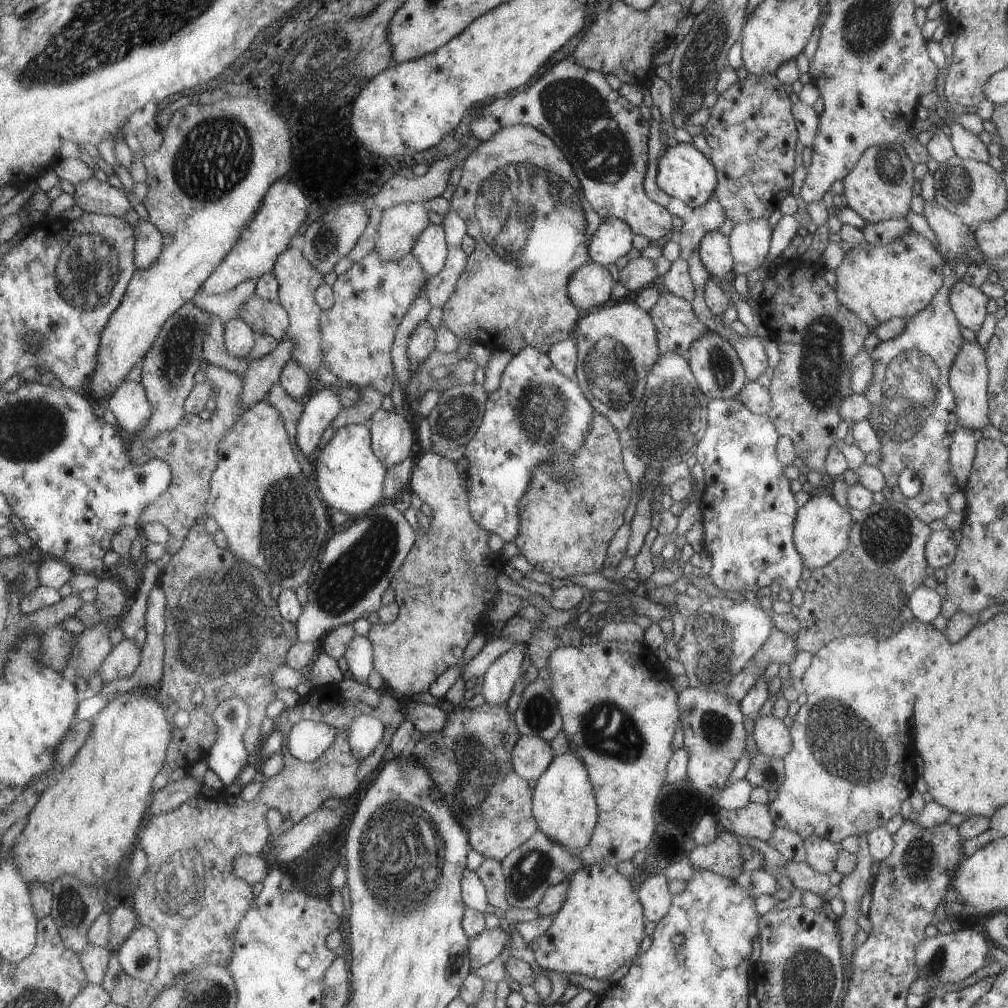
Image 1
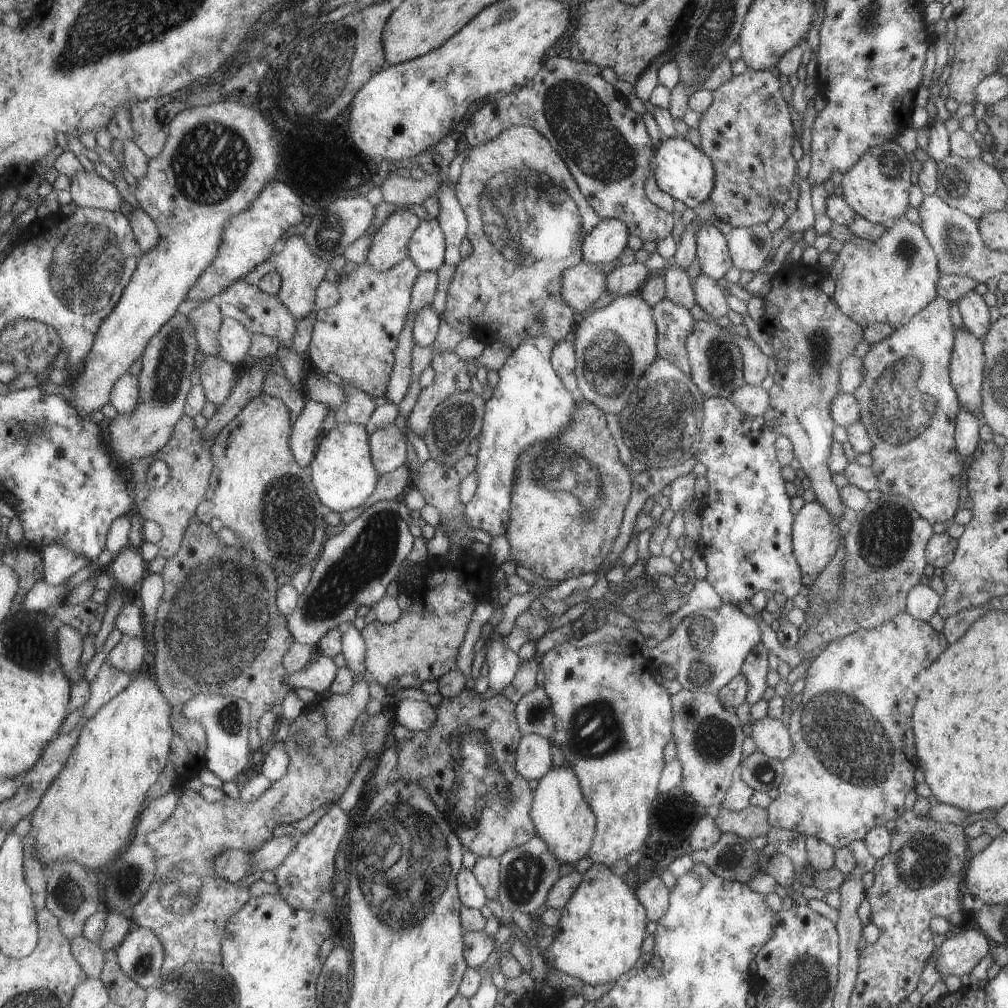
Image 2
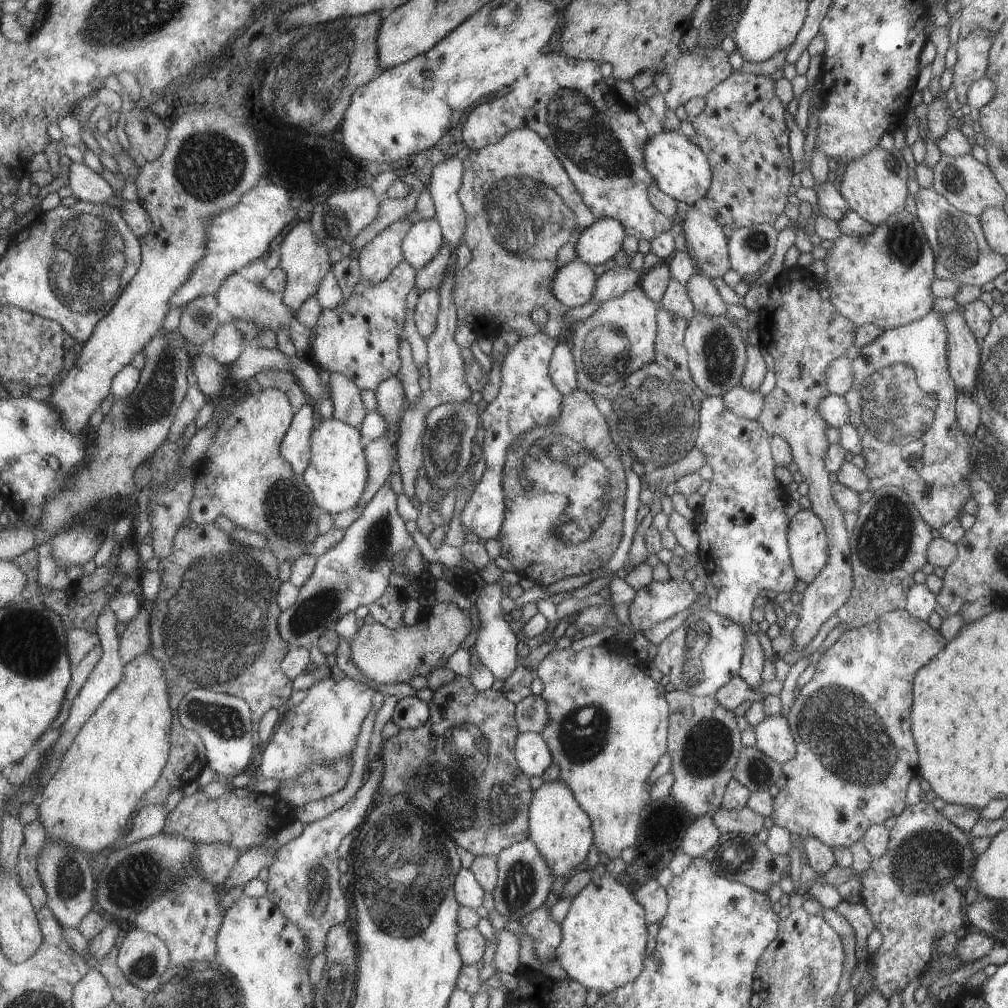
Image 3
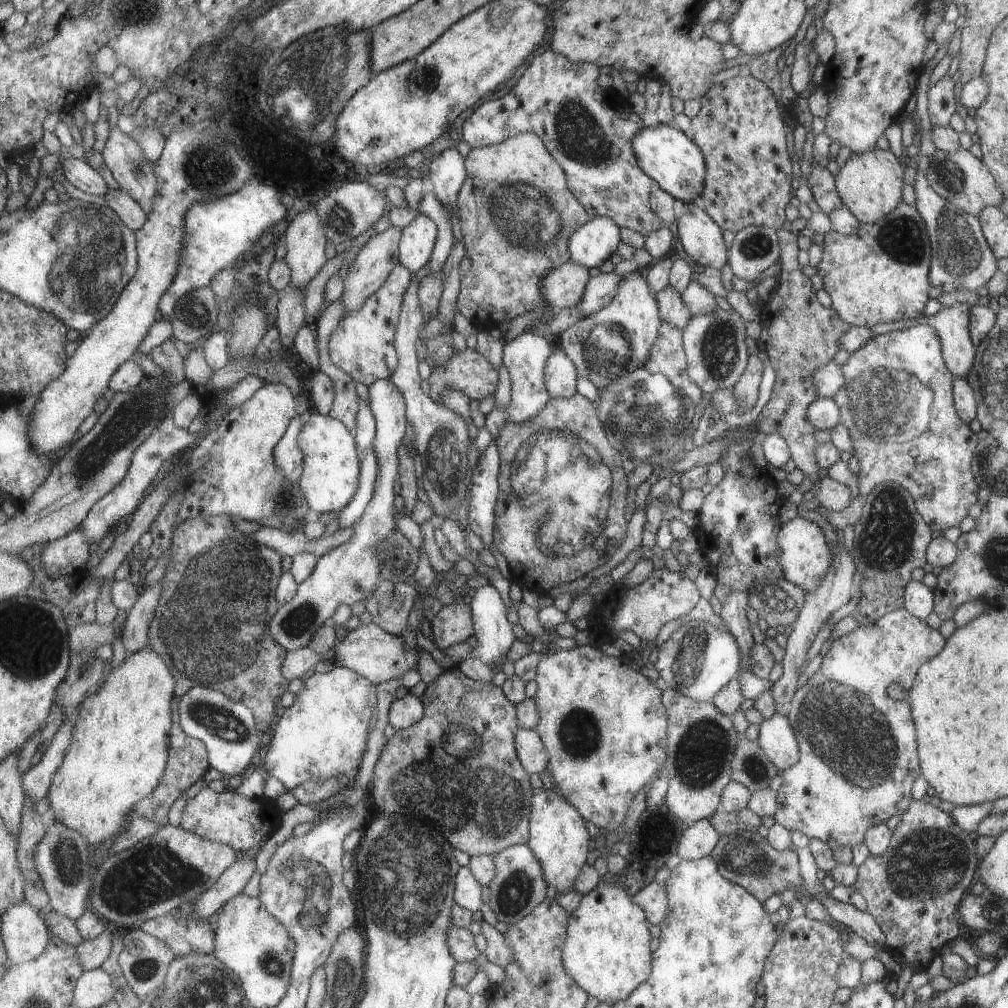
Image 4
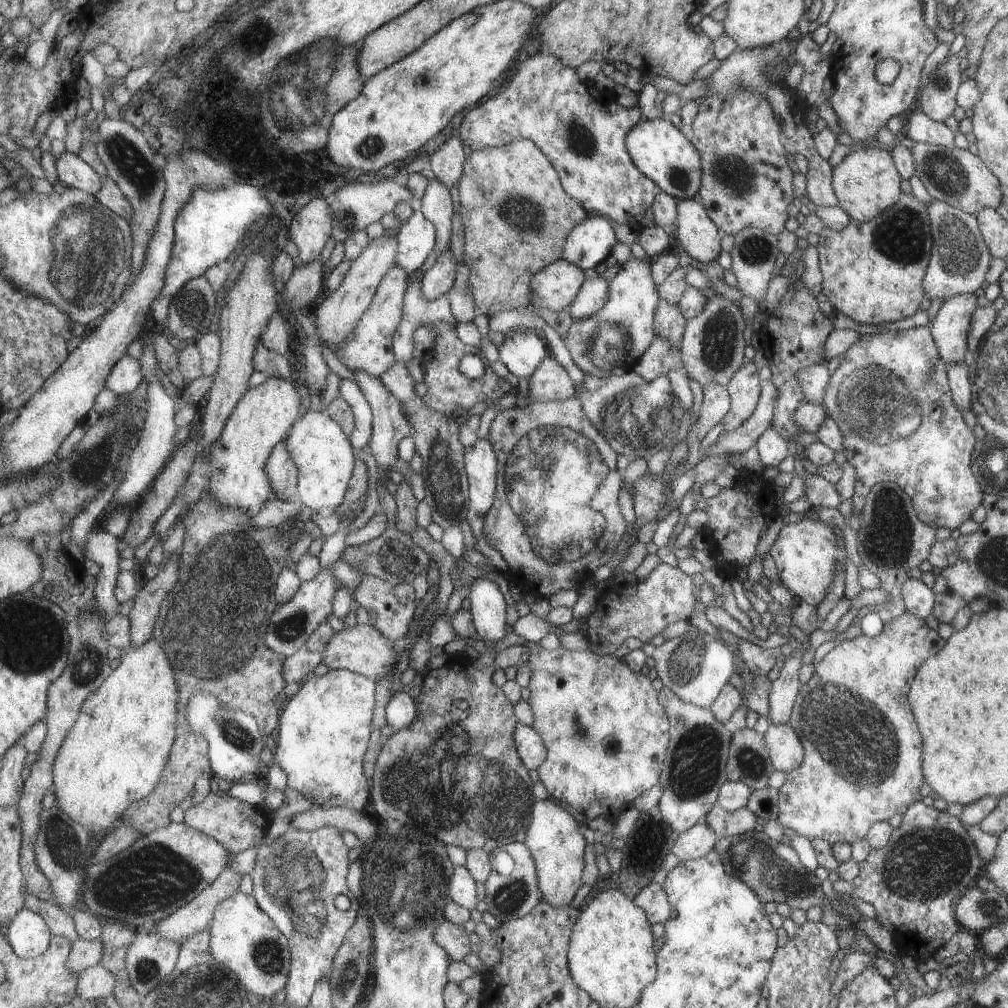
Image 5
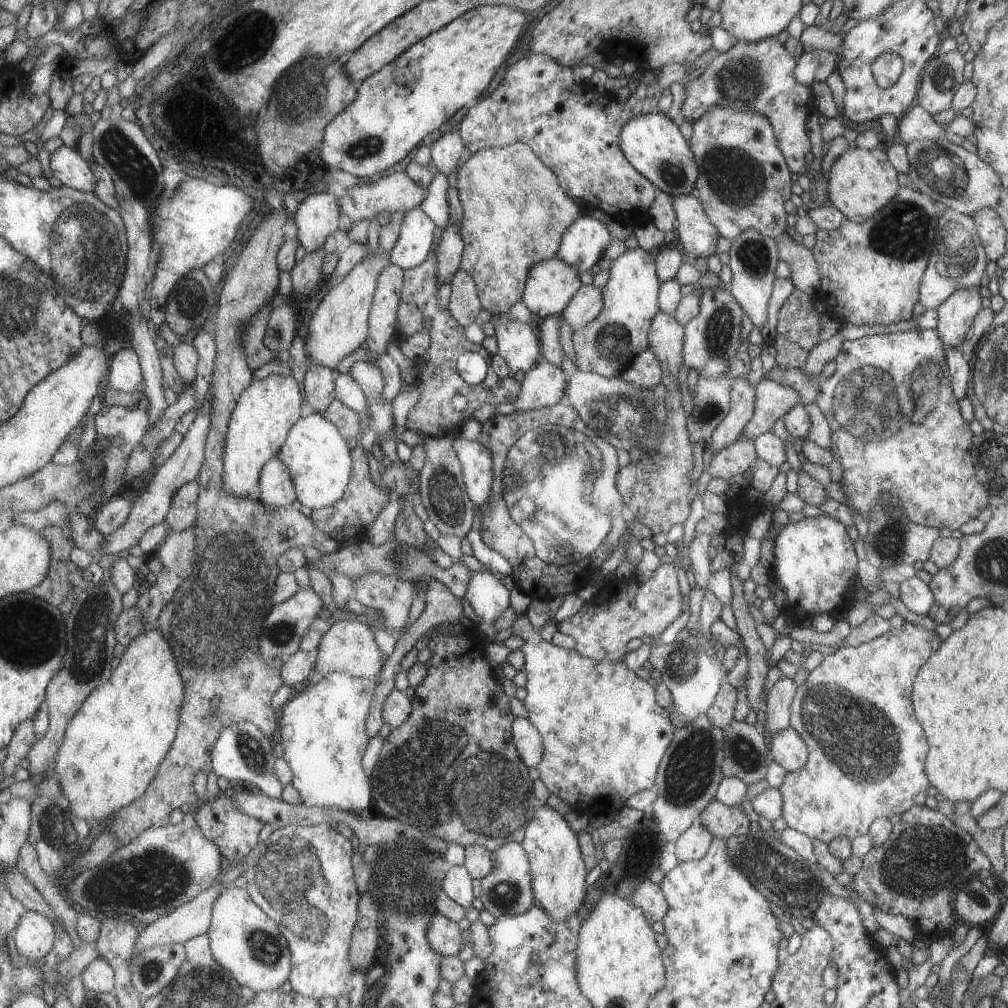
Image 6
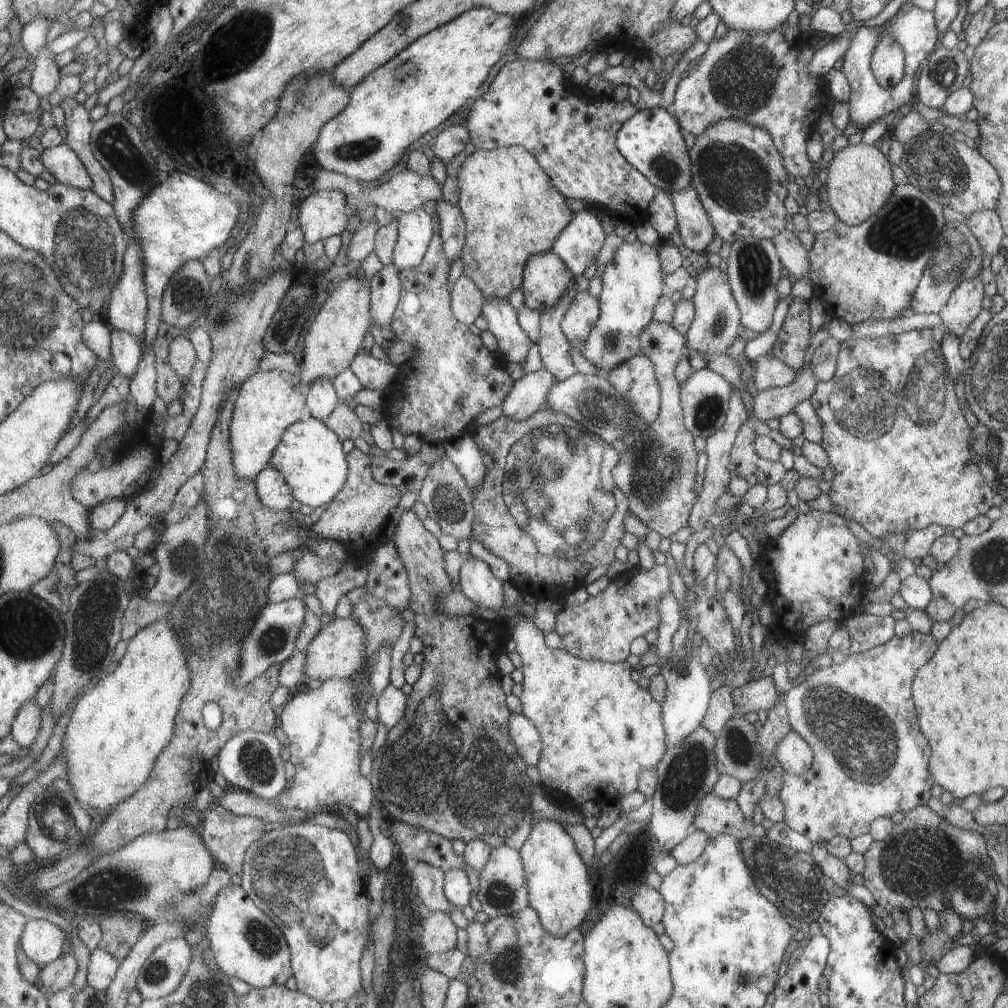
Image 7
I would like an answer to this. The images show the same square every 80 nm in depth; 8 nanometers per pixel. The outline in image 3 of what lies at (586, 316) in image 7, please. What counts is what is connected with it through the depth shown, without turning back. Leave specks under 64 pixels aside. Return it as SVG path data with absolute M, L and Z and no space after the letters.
M615 267L598 277L596 292L592 300L599 304L621 296L635 283L639 284L643 270L631 270L629 267Z

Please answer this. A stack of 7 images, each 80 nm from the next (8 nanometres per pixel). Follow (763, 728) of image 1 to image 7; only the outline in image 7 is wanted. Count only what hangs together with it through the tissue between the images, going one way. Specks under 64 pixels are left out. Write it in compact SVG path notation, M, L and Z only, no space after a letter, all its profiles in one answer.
M791 730L777 743L773 759L779 762L785 774L802 775L812 765L813 756L812 747Z

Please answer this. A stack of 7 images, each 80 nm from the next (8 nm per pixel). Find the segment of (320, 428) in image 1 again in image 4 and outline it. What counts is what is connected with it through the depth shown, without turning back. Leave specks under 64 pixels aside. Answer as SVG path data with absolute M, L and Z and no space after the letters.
M298 414L289 428L286 435L277 444L274 450L276 465L284 471L287 480L292 485L297 485L301 475L304 473L304 458L305 455L298 445L298 436L302 431L304 422L308 414Z

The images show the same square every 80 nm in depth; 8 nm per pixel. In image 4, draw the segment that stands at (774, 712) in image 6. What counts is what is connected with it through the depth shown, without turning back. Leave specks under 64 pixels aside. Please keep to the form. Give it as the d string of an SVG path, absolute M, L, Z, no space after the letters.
M836 544L837 555L833 556L833 562L829 565L829 570L824 574L818 588L811 593L805 593L804 605L794 622L791 624L792 631L786 637L785 653L781 662L782 673L781 676L772 684L770 693L775 703L775 713L783 715L789 710L793 693L795 692L795 681L797 680L797 672L799 668L804 665L803 661L806 659L805 653L809 650L815 634L823 622L828 620L832 612L841 608L845 604L854 590L851 576L854 572L854 562L848 555L849 552L842 552Z

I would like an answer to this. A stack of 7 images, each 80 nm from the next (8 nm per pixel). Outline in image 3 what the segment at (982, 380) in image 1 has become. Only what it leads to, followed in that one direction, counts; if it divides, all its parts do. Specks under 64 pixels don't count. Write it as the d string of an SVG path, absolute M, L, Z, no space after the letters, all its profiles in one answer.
M961 308L944 313L948 334L948 367L957 390L971 394L979 370L980 343L967 328Z

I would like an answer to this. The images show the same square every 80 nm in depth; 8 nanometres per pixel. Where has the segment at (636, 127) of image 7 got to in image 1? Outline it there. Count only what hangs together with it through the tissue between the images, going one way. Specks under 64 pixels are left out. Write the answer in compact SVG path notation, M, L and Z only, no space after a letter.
M669 142L666 149L658 156L656 185L666 195L678 198L694 209L705 204L713 194L715 186L715 167L710 159L705 158L697 148L688 143Z

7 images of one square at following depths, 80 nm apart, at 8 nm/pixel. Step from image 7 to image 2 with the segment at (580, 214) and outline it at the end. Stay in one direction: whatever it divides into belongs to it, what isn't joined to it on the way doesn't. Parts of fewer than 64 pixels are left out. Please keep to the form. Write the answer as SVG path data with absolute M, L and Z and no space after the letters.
M602 219L585 237L585 262L600 265L618 260L626 247L627 229L619 219Z

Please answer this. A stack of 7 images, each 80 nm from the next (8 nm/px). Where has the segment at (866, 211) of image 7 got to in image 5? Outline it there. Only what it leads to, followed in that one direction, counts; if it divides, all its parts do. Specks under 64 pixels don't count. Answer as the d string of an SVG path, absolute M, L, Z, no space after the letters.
M861 147L851 151L832 167L831 186L837 199L837 206L858 223L871 221L873 217L893 206L899 194L901 178L893 166L891 156L883 147Z

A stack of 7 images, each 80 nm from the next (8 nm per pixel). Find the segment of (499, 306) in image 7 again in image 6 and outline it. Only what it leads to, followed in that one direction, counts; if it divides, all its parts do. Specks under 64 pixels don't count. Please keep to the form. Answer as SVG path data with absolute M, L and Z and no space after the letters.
M495 313L495 315L499 316L499 324L495 326L498 354L513 371L528 371L533 368L531 366L535 364L539 354L542 354L538 330L527 323L508 319L507 313L501 315Z

